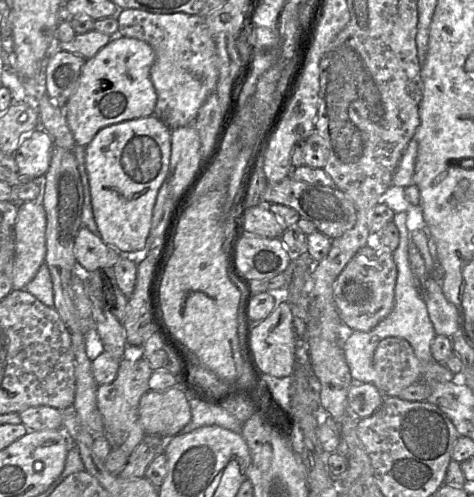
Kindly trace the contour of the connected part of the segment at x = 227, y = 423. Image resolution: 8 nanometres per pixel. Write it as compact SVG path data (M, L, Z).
M190 397L191 420L180 431L180 434L189 433L203 426L217 425L234 432L241 432L240 423L223 406L205 403L197 398Z

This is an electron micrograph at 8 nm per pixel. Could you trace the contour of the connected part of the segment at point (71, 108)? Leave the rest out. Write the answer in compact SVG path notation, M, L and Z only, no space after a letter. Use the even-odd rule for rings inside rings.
M121 35L86 59L77 88L63 108L76 144L86 147L104 127L154 114L157 94L150 78L154 60L148 43Z

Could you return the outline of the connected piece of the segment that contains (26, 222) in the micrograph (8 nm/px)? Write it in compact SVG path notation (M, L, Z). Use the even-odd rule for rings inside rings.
M40 200L18 203L14 226L15 258L12 274L14 290L25 289L44 263L45 232L46 214Z

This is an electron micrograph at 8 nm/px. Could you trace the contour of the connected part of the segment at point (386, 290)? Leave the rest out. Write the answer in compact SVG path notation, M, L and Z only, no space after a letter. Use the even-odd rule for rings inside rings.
M368 245L347 263L333 287L333 299L342 322L354 331L370 331L392 311L395 301L397 266L393 252Z

